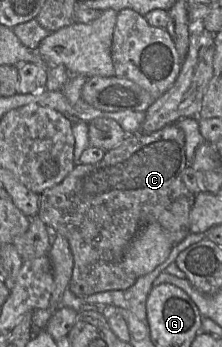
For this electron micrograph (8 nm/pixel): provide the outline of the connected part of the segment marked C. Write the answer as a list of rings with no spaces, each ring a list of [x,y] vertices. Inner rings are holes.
[[[171,123],[153,133],[128,134],[120,145],[118,145],[116,148],[106,151],[104,157],[100,161],[93,164],[77,163],[74,169],[61,183],[40,193],[38,212],[39,218],[47,226],[55,229],[56,233],[63,235],[69,243],[69,247],[73,256],[73,269],[68,288],[73,294],[78,297],[86,297],[99,292],[125,290],[131,287],[138,277],[136,277],[133,273],[127,273],[122,268],[122,261],[132,240],[146,225],[154,222],[159,223],[173,246],[183,241],[191,233],[190,212],[193,207],[196,194],[191,192],[182,180],[182,172],[187,165],[188,164],[185,154],[185,134],[176,123]]]

